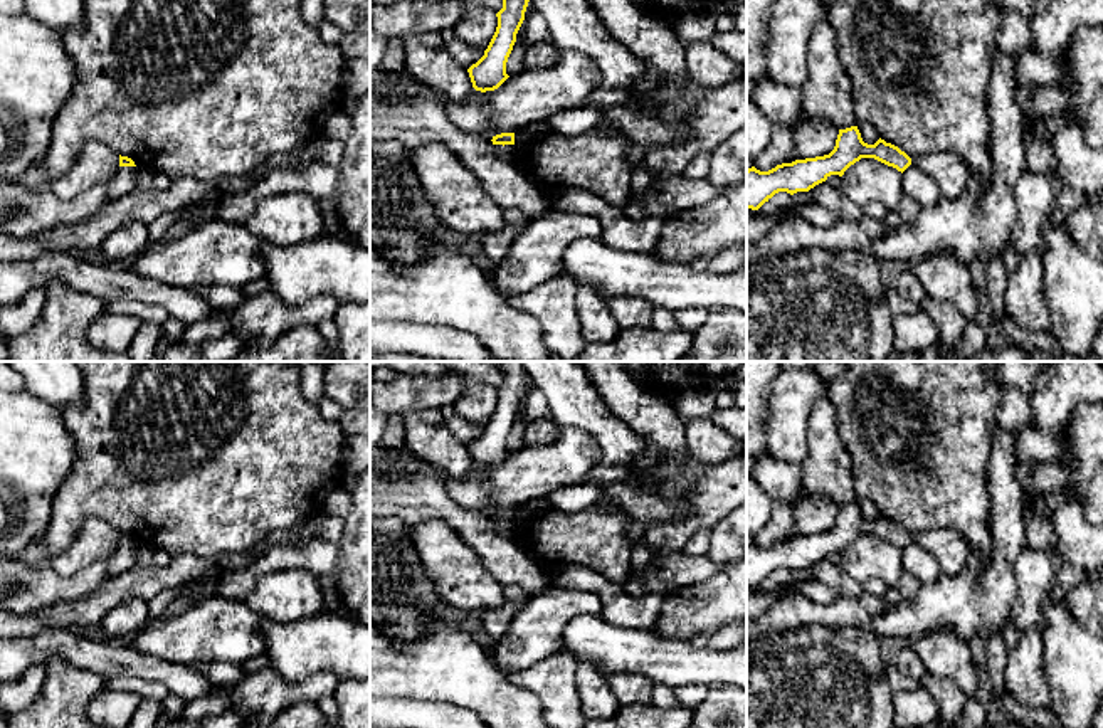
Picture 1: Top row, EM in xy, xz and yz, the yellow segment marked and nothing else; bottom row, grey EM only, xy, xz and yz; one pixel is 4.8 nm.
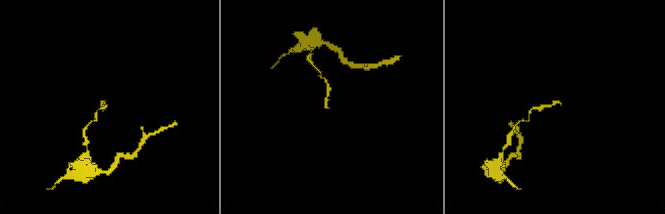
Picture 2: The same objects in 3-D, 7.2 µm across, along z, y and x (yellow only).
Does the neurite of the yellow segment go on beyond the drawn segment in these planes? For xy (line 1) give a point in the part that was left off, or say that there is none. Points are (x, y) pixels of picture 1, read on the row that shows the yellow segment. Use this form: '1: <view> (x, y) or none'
1: none

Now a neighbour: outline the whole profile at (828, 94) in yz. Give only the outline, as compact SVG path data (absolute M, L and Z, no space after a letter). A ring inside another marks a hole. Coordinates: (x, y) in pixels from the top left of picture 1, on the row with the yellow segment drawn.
M826 10L809 40L809 77L800 89L800 118L826 121L836 129L858 124L851 79L839 61L836 32Z

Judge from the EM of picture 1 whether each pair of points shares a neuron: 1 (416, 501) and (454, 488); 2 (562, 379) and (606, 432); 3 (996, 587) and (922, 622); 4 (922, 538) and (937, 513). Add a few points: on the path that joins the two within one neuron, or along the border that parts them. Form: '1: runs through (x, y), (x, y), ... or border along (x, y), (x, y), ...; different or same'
1: border along (443, 478), (446, 491), (459, 505), (480, 513); different
2: runs through (569, 392), (596, 419); same
3: runs through (977, 601), (940, 604); same
4: border along (912, 533), (954, 528), (964, 538); different

